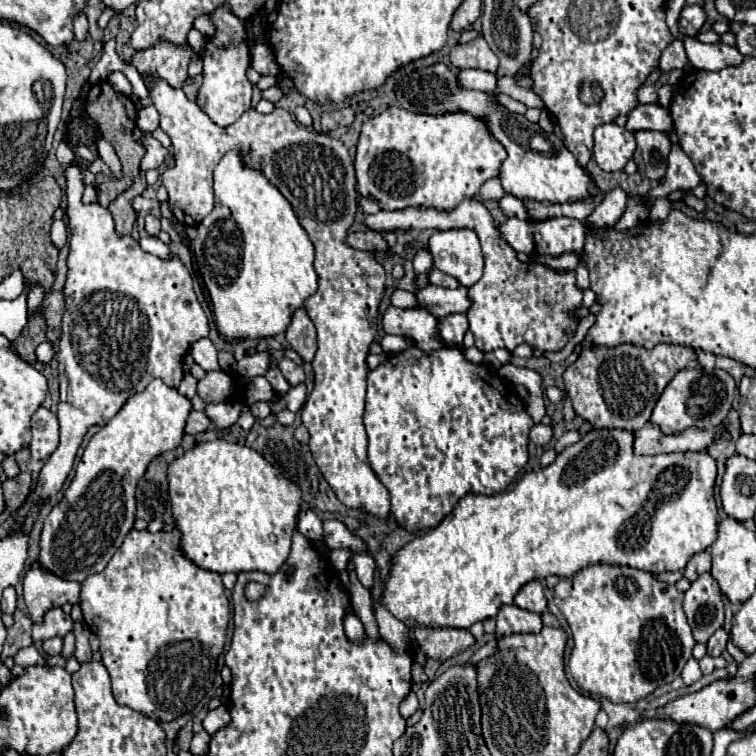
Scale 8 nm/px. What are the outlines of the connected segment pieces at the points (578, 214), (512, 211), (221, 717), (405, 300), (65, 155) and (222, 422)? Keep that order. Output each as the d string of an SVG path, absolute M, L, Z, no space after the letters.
M597 193L595 197L587 199L587 201L583 201L583 203L563 203L563 205L561 205L561 211L563 211L565 217L575 217L575 219L583 221L583 219L599 205L599 201L603 199L603 195L605 195L605 193Z
M505 195L501 201L499 201L499 207L503 211L505 217L517 217L517 219L527 219L527 209L523 205L521 199L513 197L513 195Z
M221 705L221 707L217 707L217 709L213 709L213 711L207 713L207 717L203 719L203 727L205 727L205 731L207 731L209 735L213 735L215 731L223 729L229 721L231 721L229 711L227 711L225 705Z
M395 289L393 291L393 305L395 307L401 307L401 309L411 309L417 305L417 299L415 299L415 293L409 293L405 289Z
M61 141L59 147L57 147L57 159L59 159L59 163L61 163L63 167L67 167L67 163L73 163L73 161L75 161L75 155L73 155L71 147L69 147L65 141Z
M235 401L235 403L211 403L205 407L205 415L211 419L211 423L215 423L219 429L225 429L225 427L231 427L237 417L241 413L241 403Z

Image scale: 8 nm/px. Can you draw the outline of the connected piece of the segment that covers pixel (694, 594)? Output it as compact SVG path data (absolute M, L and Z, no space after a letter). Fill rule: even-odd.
M703 573L691 583L689 591L685 591L683 611L697 643L707 643L707 639L723 627L723 601L711 573Z

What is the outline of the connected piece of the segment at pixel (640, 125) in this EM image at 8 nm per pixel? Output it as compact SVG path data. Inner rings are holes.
M637 105L627 115L627 131L641 131L641 129L653 129L667 133L673 127L673 119L667 109L661 105Z

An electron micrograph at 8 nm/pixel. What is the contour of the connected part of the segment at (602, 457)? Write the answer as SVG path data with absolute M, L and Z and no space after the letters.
M593 429L585 437L581 437L579 443L567 447L567 451L559 453L557 459L539 471L525 473L523 479L517 483L515 489L507 493L497 495L477 495L467 493L455 509L429 533L415 537L407 545L403 545L393 557L391 557L391 571L385 579L381 605L399 621L403 621L407 627L457 627L457 629L469 629L477 621L485 621L497 615L501 605L511 605L517 591L533 581L533 579L545 579L549 575L559 575L563 579L569 579L583 567L591 567L597 563L607 565L627 565L649 573L665 573L665 571L683 571L687 561L695 555L705 551L713 541L717 539L717 505L713 497L717 467L715 461L705 453L669 453L669 455L635 455L631 451L631 433L623 429Z

